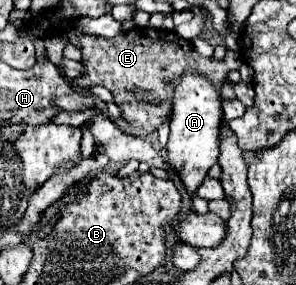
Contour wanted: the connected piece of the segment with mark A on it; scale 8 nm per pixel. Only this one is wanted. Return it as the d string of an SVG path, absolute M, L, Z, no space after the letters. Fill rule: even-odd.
M185 74L181 84L175 88L173 98L173 118L171 118L171 134L167 142L165 160L179 174L189 194L201 186L209 168L217 164L219 156L219 126L221 126L223 110L221 98L215 94L215 88L203 74Z

